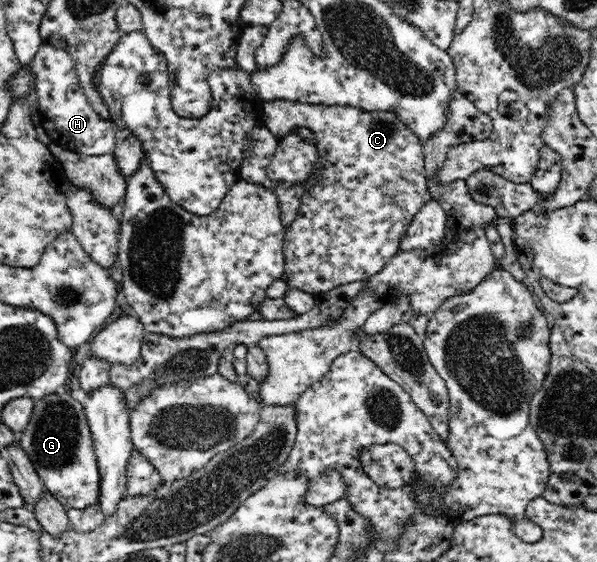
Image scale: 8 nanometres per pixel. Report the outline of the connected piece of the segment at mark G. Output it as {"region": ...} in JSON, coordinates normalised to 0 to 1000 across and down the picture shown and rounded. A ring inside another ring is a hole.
{"region":[[[111,692],[82,699],[79,705],[59,712],[54,742],[40,767],[32,772],[30,786],[37,794],[37,801],[47,808],[74,867],[104,893],[109,904],[141,907],[147,902],[164,900],[169,879],[166,826],[156,778],[146,754],[146,738],[141,735],[139,719],[114,703]]]}

